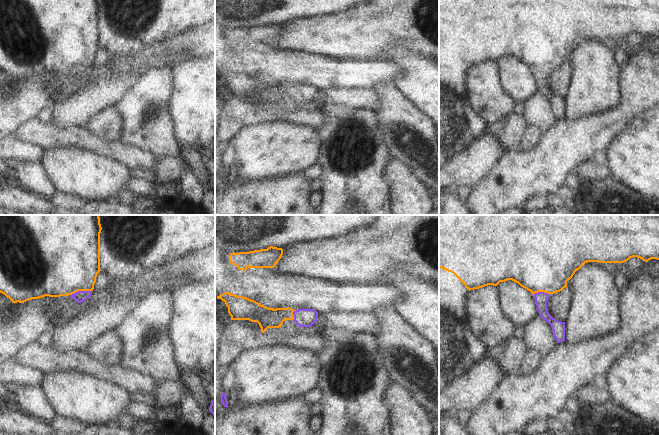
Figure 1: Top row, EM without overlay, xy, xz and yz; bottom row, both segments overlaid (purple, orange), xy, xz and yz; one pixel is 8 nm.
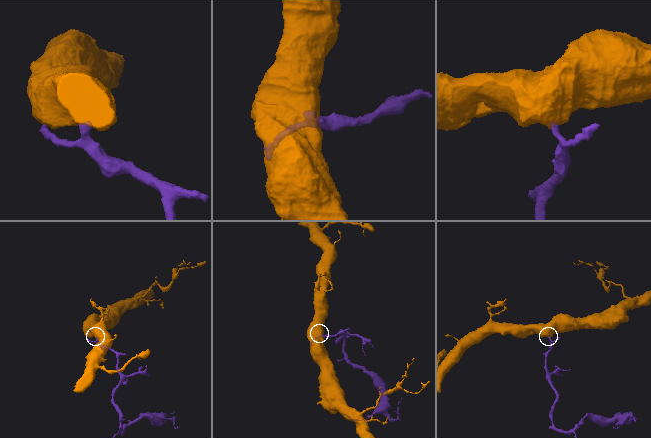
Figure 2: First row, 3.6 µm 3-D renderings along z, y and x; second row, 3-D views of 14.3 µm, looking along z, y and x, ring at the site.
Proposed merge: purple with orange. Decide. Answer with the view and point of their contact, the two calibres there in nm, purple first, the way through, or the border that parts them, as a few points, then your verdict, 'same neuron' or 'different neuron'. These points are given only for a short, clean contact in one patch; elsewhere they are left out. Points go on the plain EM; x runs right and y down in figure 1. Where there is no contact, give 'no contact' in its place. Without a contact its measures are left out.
meets purple in xy at (81, 67); 90 nm thick on the purple side, 480 nm on the other; runs through xy (80, 72), (81, 67), (70, 38); same neuron

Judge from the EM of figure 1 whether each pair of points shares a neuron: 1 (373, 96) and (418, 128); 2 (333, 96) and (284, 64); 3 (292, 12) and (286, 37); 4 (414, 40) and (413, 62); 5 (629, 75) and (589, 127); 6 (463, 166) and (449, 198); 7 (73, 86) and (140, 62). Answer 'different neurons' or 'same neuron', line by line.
1: different neurons
2: different neurons
3: different neurons
4: different neurons
5: same neuron
6: different neurons
7: same neuron

